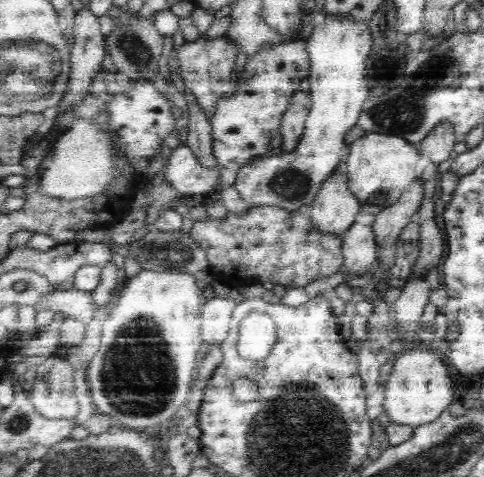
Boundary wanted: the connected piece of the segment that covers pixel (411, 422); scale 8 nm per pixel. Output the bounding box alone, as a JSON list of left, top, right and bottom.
[383,348,453,428]

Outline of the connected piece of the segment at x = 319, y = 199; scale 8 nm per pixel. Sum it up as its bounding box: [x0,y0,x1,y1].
[308,168,361,235]

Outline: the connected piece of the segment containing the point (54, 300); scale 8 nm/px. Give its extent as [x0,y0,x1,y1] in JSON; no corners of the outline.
[36,289,96,322]

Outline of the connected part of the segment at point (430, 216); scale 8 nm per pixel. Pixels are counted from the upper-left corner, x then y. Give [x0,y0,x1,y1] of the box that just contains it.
[410,198,444,278]

